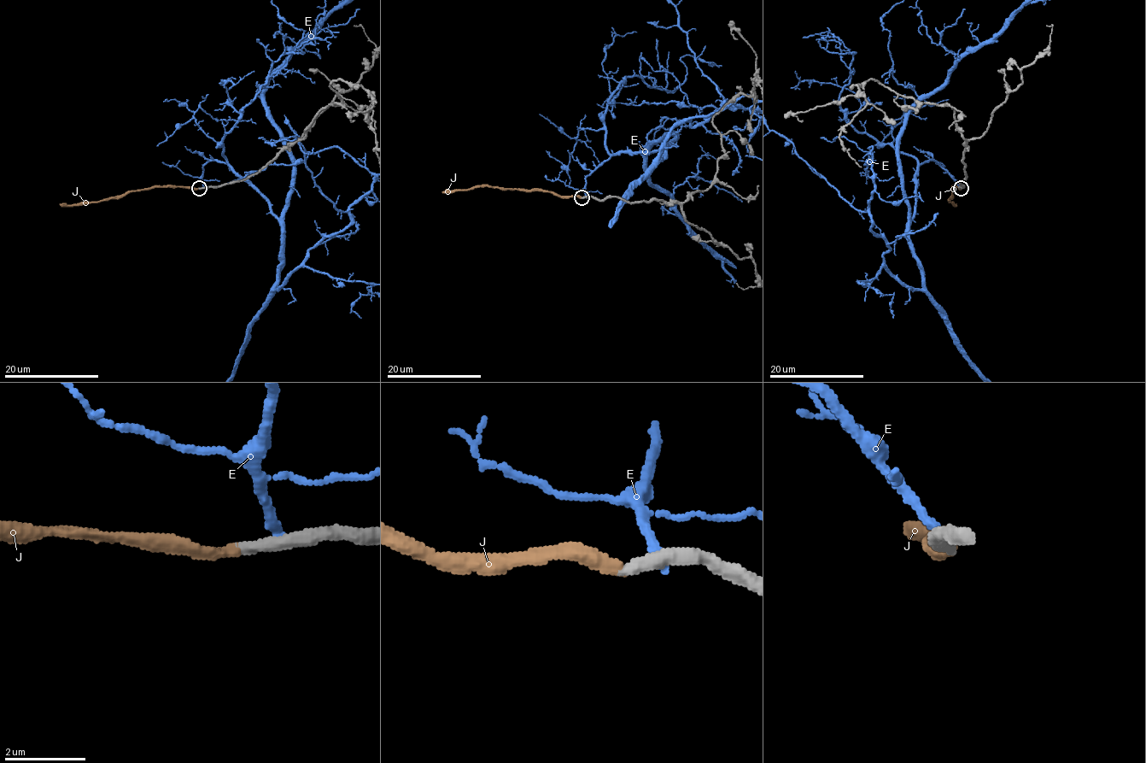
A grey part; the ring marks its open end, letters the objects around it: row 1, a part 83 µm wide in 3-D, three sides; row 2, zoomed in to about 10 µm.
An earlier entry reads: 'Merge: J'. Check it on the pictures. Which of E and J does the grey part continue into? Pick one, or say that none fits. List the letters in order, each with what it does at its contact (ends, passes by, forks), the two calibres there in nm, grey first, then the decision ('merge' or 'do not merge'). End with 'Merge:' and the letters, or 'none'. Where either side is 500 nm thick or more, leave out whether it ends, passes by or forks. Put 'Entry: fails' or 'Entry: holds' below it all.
E: it ends | 480/240 nm | do not merge
J: it ends | 360/260 nm | merge
Merge: J
Entry: holds

